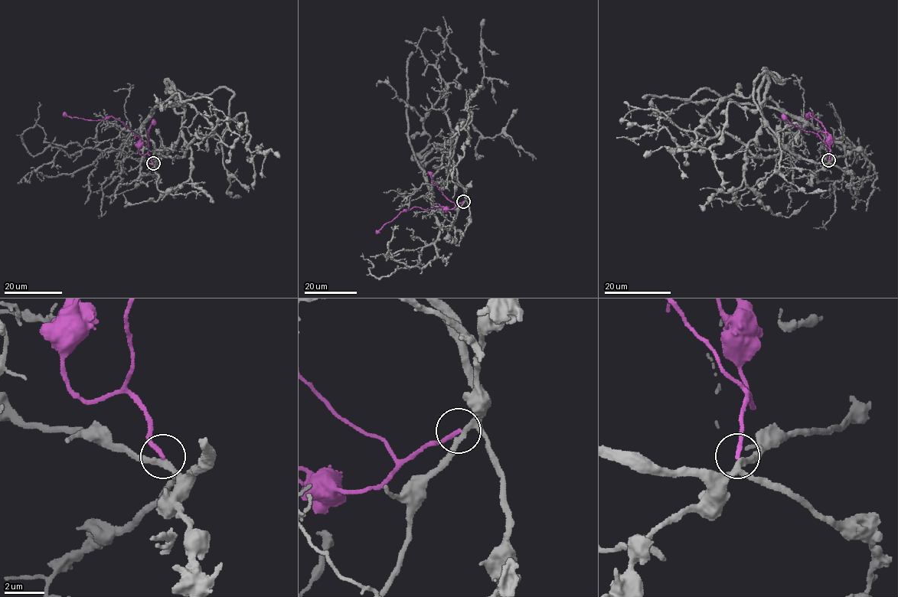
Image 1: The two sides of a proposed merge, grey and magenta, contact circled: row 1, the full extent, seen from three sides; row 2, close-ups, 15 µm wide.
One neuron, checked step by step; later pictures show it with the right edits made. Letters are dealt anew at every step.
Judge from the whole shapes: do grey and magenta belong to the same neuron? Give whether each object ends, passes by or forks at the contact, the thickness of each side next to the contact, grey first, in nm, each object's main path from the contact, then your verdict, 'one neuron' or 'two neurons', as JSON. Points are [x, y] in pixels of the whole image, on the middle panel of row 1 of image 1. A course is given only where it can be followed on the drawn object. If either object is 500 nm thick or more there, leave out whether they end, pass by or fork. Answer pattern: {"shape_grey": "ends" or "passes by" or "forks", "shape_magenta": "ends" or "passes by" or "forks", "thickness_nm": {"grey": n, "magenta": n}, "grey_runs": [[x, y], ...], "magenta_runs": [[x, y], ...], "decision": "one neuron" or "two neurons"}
{"shape_grey": "forks", "shape_magenta": "ends", "thickness_nm": {"grey": 240, "magenta": 220}, "grey_runs": [[464, 201], [445, 146], [416, 158], [445, 157], [456, 125], [469, 121], [467, 97], [483, 87], [483, 19]], "magenta_runs": [[463, 201], [449, 209], [414, 207], [403, 209], [376, 233]], "decision": "two neurons"}

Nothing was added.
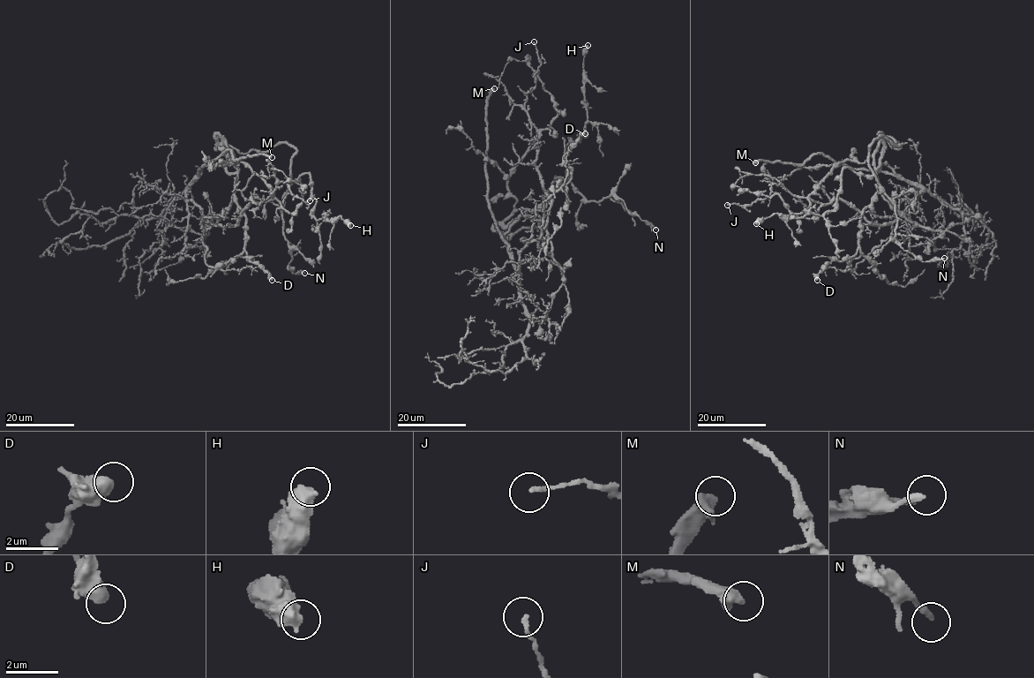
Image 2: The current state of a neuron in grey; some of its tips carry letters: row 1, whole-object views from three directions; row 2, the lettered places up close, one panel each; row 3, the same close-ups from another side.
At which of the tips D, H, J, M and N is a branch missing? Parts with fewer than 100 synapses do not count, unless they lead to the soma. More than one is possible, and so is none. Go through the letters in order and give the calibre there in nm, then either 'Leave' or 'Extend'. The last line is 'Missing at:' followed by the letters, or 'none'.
D: Thickness 550 nm. Leave
H: Thickness 700 nm. Leave
J: Thickness 140 nm. Leave
M: Thickness 550 nm. Extend
N: Thickness 220 nm. Leave
Missing at: M

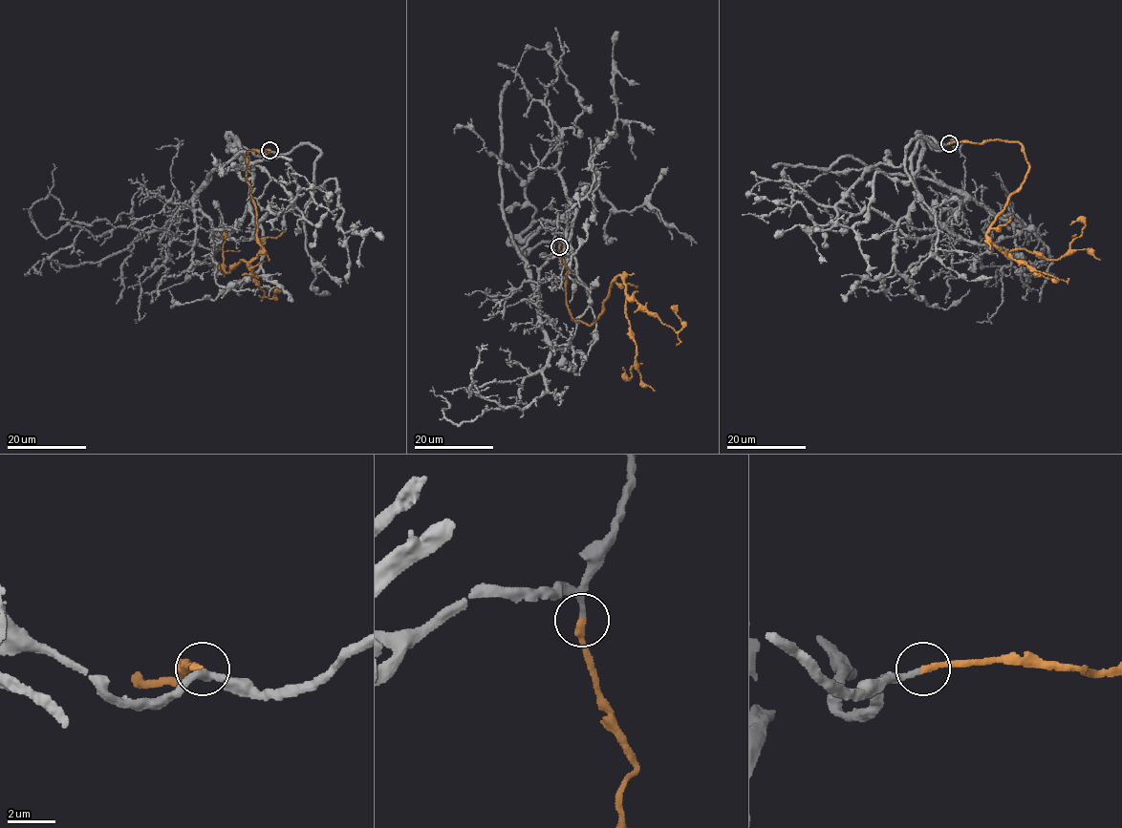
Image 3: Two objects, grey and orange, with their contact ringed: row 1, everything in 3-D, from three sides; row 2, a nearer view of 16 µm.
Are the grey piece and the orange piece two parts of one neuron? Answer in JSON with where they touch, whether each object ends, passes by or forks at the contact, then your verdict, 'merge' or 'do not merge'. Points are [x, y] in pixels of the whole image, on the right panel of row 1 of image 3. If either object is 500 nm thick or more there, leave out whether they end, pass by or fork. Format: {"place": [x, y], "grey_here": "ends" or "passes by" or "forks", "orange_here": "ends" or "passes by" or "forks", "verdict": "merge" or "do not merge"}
{"place": [949, 143], "grey_here": "ends", "orange_here": "ends", "verdict": "merge"}

